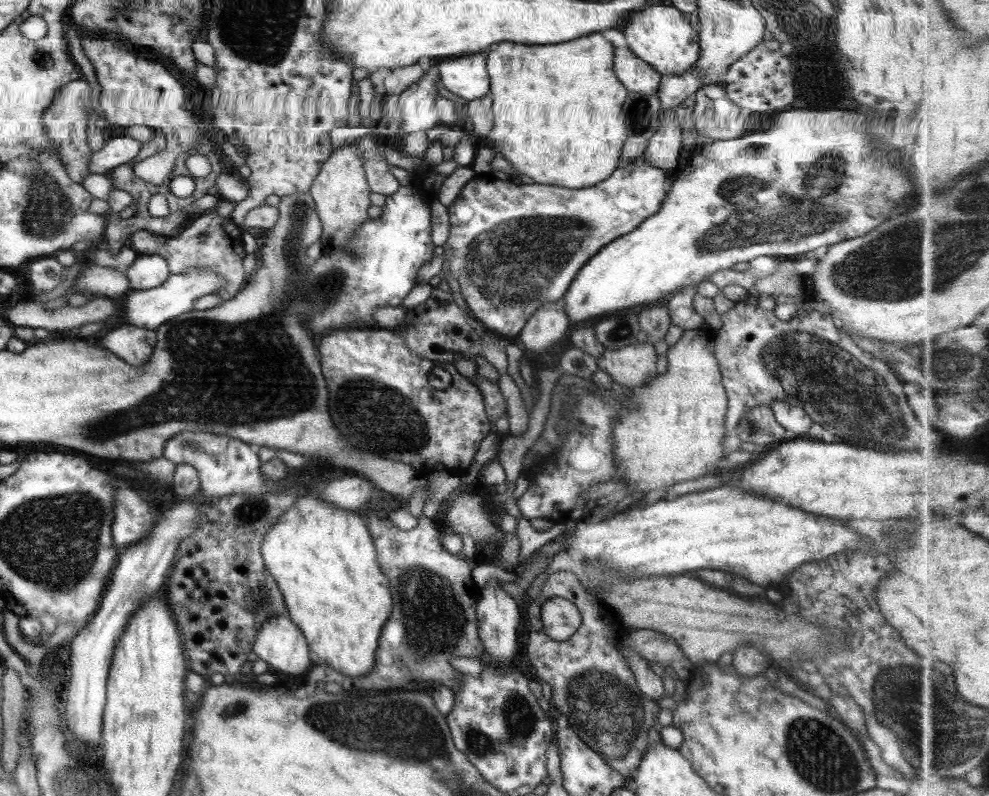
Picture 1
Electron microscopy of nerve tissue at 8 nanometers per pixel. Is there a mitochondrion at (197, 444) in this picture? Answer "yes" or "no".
yes

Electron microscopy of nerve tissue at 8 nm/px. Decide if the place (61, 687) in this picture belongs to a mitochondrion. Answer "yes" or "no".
no

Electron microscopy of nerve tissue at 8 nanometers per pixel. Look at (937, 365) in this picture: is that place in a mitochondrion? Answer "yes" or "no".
yes

